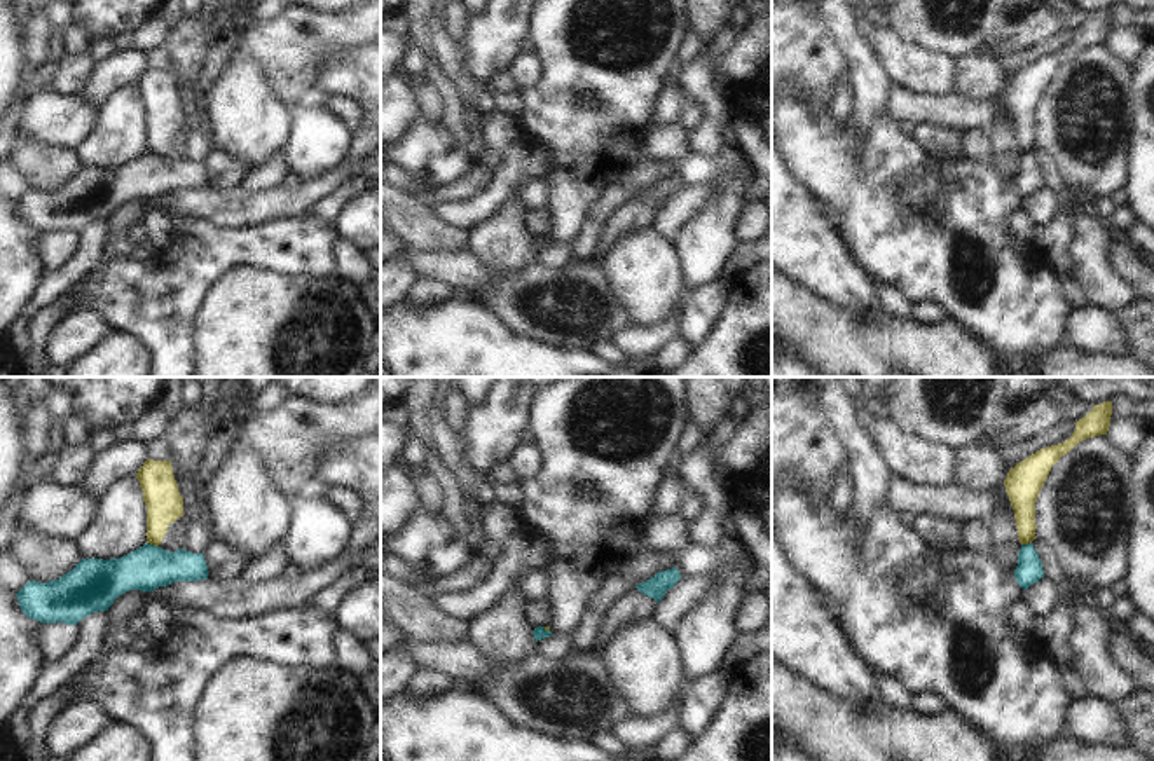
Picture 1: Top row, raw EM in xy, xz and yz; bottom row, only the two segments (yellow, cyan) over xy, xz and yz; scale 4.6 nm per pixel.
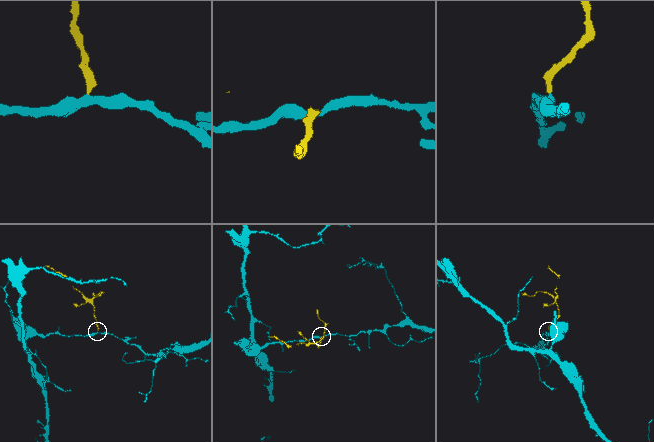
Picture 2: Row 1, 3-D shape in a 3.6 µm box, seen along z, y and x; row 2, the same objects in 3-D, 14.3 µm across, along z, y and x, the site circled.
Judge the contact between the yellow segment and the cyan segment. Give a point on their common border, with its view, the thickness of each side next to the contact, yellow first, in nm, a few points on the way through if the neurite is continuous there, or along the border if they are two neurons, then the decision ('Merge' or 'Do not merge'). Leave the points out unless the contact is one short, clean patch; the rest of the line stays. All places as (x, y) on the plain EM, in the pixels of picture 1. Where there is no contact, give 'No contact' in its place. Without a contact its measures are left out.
Touches yellow at xy (152, 152). Thickness 170 nm (yellow) against 200 nm. Boundary: xy (147, 150), (157, 156). Do not merge

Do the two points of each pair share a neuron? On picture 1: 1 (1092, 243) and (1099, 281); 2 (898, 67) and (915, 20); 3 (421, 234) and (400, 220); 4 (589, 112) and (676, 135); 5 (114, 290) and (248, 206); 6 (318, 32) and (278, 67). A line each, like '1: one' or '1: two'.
1: one
2: two
3: one
4: two
5: two
6: one

